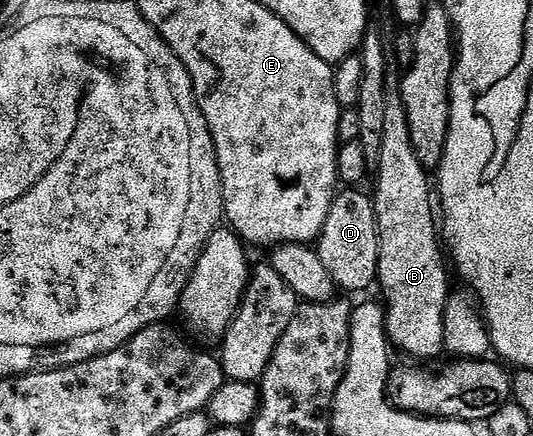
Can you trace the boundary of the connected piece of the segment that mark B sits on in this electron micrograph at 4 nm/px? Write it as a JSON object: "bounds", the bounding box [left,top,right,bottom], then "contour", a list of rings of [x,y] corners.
{"bounds":[374,74,450,362],"contour":[[[396,74],[389,75],[386,82],[386,118],[384,120],[382,129],[382,150],[378,154],[378,162],[374,166],[374,176],[376,172],[376,192],[374,191],[374,203],[376,205],[376,225],[378,226],[378,234],[380,235],[380,257],[378,258],[378,270],[376,275],[378,277],[378,288],[384,291],[384,300],[382,299],[383,307],[386,309],[386,327],[388,330],[388,339],[393,345],[396,344],[408,356],[413,356],[413,361],[428,362],[424,360],[432,360],[436,355],[441,355],[444,352],[444,335],[442,334],[442,318],[446,310],[446,302],[450,295],[450,287],[448,288],[448,272],[444,269],[444,260],[446,264],[446,256],[442,251],[442,240],[438,235],[438,224],[432,221],[432,204],[434,208],[434,188],[430,183],[429,169],[425,168],[423,162],[418,158],[416,147],[412,141],[410,134],[410,124],[408,122],[408,115],[406,114],[406,106],[404,99],[400,93],[401,77]]]}

